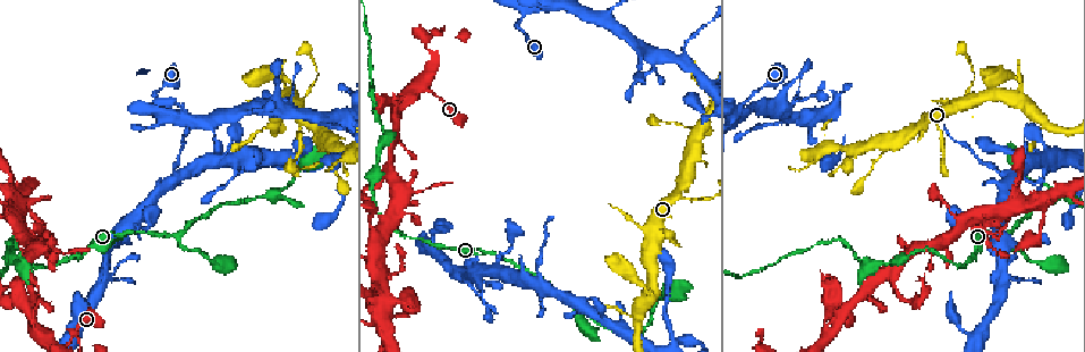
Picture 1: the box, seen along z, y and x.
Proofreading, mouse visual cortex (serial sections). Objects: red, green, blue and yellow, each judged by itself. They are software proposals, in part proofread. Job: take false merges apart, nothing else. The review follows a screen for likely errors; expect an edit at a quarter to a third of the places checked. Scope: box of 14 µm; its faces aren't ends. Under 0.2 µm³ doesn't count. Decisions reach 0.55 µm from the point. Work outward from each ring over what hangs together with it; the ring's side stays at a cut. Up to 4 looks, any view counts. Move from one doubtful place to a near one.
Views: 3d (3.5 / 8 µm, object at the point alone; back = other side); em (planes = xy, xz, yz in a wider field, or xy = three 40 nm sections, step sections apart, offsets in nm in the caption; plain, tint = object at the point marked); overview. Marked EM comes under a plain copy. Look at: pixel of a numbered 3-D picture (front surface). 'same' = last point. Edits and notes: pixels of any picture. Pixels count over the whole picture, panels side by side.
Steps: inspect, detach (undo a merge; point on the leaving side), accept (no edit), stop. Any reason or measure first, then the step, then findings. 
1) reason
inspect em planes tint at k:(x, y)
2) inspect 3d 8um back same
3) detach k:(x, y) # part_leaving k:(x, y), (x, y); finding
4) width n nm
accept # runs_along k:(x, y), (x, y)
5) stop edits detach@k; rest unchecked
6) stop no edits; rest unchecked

thin neck
inspect 3d 3.5um at 1:(851, 248)

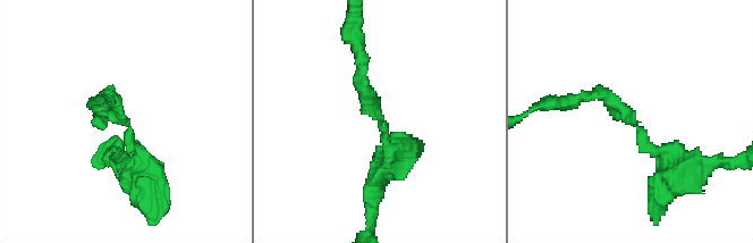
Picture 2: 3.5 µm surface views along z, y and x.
inspect em xy step 1 tint at 2:(633, 125)

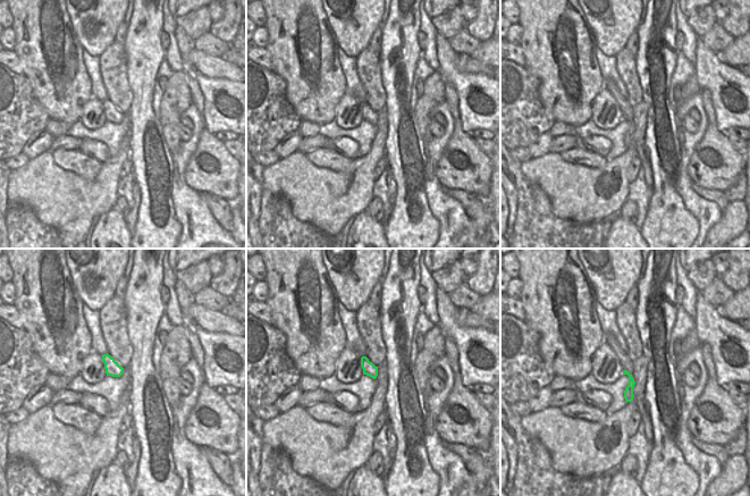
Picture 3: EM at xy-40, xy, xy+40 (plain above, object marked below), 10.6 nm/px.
width 140 nm
accept # runs_along 2:(686, 169), (654, 152), (611, 99), (580, 99); continuous, no second cell

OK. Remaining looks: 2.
abrupt turn
inspect 3d 3.5um at 1:(153, 92)

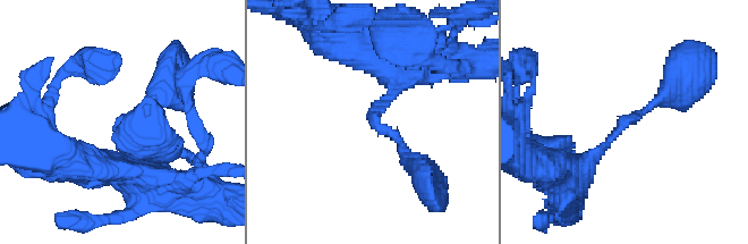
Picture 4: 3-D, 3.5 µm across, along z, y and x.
inspect em xy step 2 tint at 4:(623, 124)

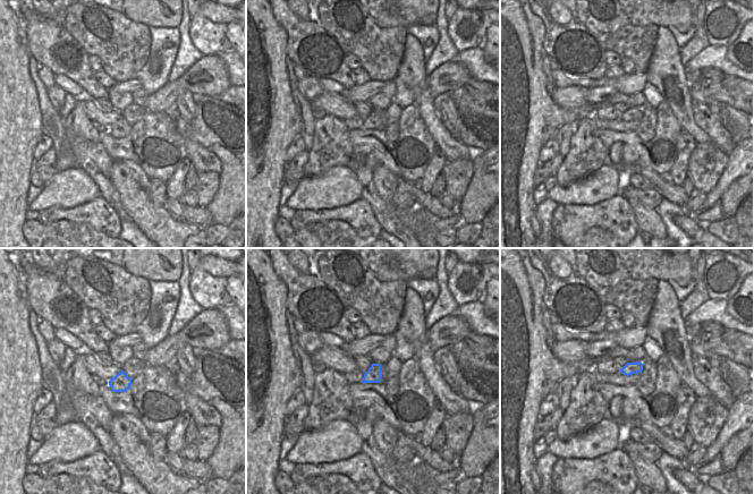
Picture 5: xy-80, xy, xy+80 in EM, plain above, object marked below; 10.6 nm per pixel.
accept # runs_along 4:(670, 89), (627, 119), (577, 176); one cell here

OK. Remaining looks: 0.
stop no edits; rest unchecked

